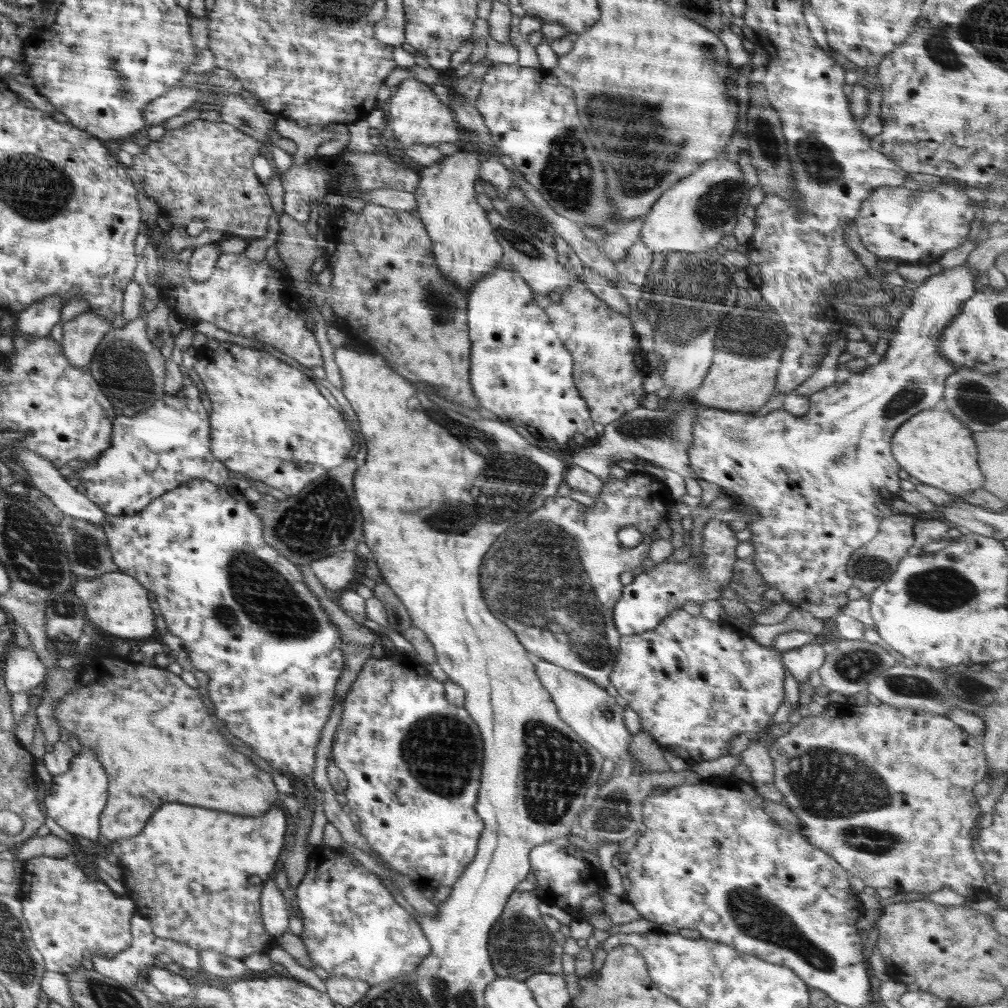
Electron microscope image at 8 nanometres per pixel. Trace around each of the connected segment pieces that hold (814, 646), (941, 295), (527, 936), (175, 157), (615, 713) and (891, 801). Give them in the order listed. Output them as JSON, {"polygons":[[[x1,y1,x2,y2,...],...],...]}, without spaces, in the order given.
{"polygons":[[[810,642,806,646,782,652,781,660,799,683,808,683,808,676,824,664,826,654,823,645,818,642]],[[958,265,947,268,942,274,935,274,928,277,916,290,914,298,910,306,903,312,902,317,898,320,896,326,898,332,894,334,894,338,890,340,888,349,882,358,874,358,870,364,859,373,852,373,848,380,841,384,834,382,832,385,819,390,817,393,811,394,809,398,809,408,806,414,802,416,794,416,784,410,771,411,766,415,753,415,752,413,736,413,727,410,716,410,716,408,708,408,704,406,698,407,698,414,694,418,694,428,692,428,692,445,689,449,689,468,695,473,698,480,721,487,722,493,725,493,742,506,746,506,746,511,750,512,755,509,755,520,751,520,746,528,744,541,755,546,755,556,750,560,752,565,758,569,758,573,764,577,769,589,776,589,784,595,784,601,792,605,793,609,806,610,811,612,815,617,824,621,834,620,838,614,844,609,844,605,849,602,846,592,853,586,852,579,847,573,847,562,854,550,858,550,861,546,868,544,878,533,880,522,885,518,885,514,880,512,876,507,876,502,889,504,896,499,901,492,899,489,900,478,897,472,900,466,895,462,891,454,891,440,893,434,899,426,902,426,911,416,922,412,922,410,930,410,941,406,943,400,943,392,945,388,945,380,951,374,954,374,956,368,940,354,938,350,938,339,942,329,954,319,960,309,962,303,976,294,975,280,978,280,976,269,970,265]],[[515,891,489,932,487,949,489,958,498,977,516,978,525,981,534,974,547,973,563,976,563,946,553,940,553,934,544,925,538,911,540,898,535,891]],[[194,120,180,129,166,130,160,141,152,141,143,152,133,156,132,170,140,176,144,192,160,206,160,215,171,223,187,225,202,218,206,227,245,241,261,239,267,232,268,218,273,214,265,186,256,176,252,159,262,152,262,144,226,122]],[[533,658,536,674,542,686,549,692,560,718,565,724,574,730,583,741,592,748,598,750,603,758,609,758,614,764,620,764,625,773,631,772,636,768,636,761,632,759,629,752,631,733,627,730,624,717,624,709,610,695,604,687,598,686,594,681,581,674,566,670,560,666,550,664,546,660]],[[851,701,846,703,831,703,818,715,808,715,799,724,792,726,788,734,776,737,773,746,769,746,769,753,774,765,773,785,784,795,784,804,798,817,800,830,808,842,828,853,844,868,864,881,865,886,877,888,892,888,899,892,938,892,941,888,951,888,954,892,972,901,992,898,990,887,986,884,987,868,982,868,980,861,974,854,975,834,978,822,982,816,978,807,978,799,974,796,972,787,982,781,986,773,986,754,982,746,983,736,971,736,961,726,952,722,947,716,914,708,896,708,886,703,857,706]]]}

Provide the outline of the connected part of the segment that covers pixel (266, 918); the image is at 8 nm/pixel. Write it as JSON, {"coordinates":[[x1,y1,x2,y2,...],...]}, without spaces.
{"coordinates":[[268,880,262,888,260,897,262,922,266,935,274,940,289,930,289,912,286,899,278,889,275,880]]}

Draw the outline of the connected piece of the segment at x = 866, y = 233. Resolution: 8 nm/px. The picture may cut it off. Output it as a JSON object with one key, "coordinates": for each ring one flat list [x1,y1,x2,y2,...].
{"coordinates":[[888,186,888,188,878,188,878,190,874,190,874,192,870,194,870,198,866,198,866,200,863,202,861,208,862,210,858,211,858,216,854,217,853,225,856,232,858,232,860,242,862,242,862,246,866,248,868,255,874,255,878,260,893,259,900,263,916,263,921,266,929,266,931,264,938,263,942,255,944,255,948,250,958,248,967,240,966,235,970,231,970,224,972,220,974,220,977,206,974,204,974,201,971,198,964,196,964,194,962,194,962,192,960,192,956,186,942,186,942,188,936,188,936,190,932,190,932,192,916,192,916,190,908,190,908,188,896,188,896,186]]}

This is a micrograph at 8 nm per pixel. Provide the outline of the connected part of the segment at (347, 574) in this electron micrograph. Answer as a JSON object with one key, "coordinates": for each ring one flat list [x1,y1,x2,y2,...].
{"coordinates":[[355,551,336,552,332,556,314,561,312,572,329,593,341,593,354,578,356,558,359,555]]}

